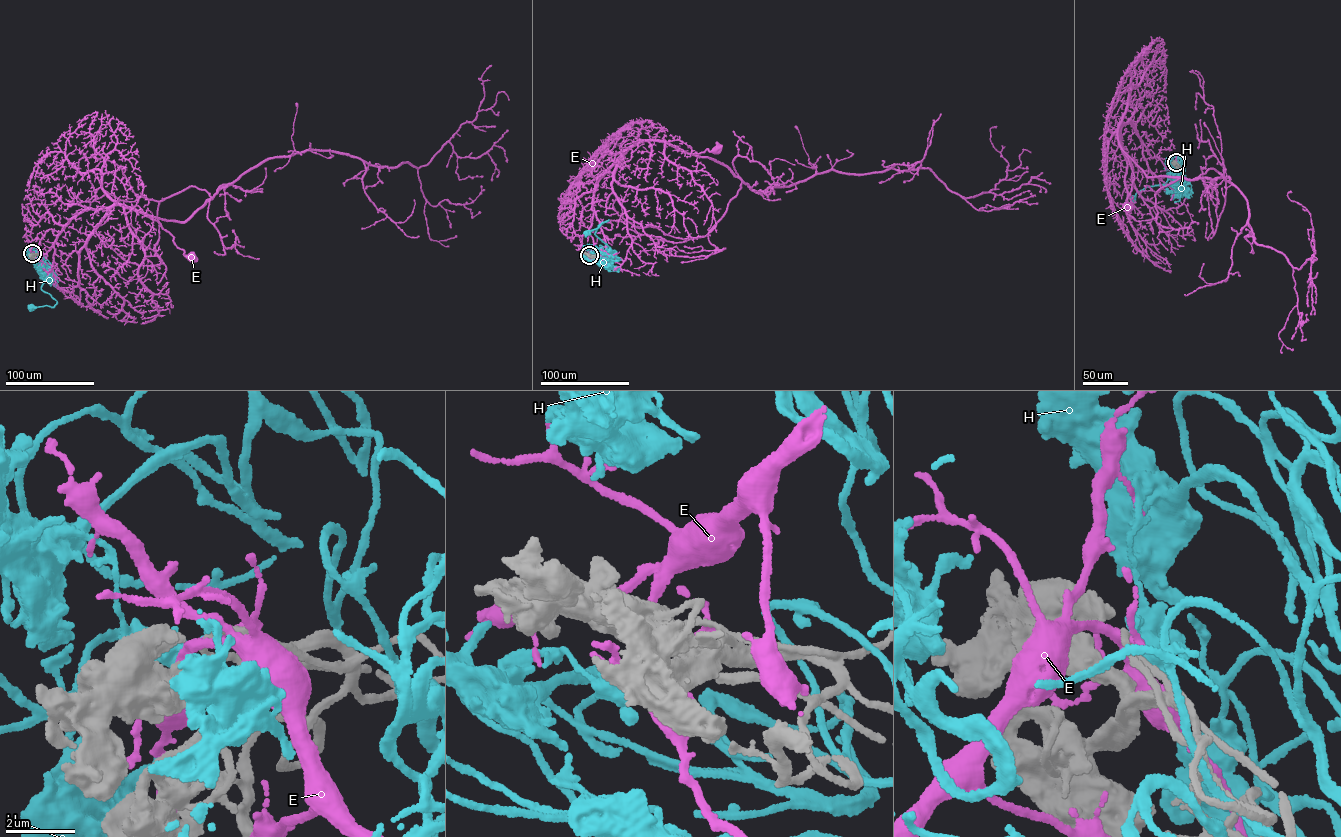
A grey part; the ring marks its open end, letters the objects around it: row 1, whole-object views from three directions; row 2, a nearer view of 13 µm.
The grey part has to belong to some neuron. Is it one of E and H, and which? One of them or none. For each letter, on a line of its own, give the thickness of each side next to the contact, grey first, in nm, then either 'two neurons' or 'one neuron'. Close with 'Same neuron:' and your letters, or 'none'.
E: 170/200 nm | two neurons
H: 160/120 nm | one neuron
Same neuron: H

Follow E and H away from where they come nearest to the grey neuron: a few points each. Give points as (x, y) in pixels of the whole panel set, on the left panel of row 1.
E: (33, 253), (40, 259), (65, 224), (79, 213), (115, 204), (141, 211), (154, 219), (191, 258)
H: (32, 253), (36, 248), (51, 264), (41, 288), (57, 302), (52, 307), (30, 306)

